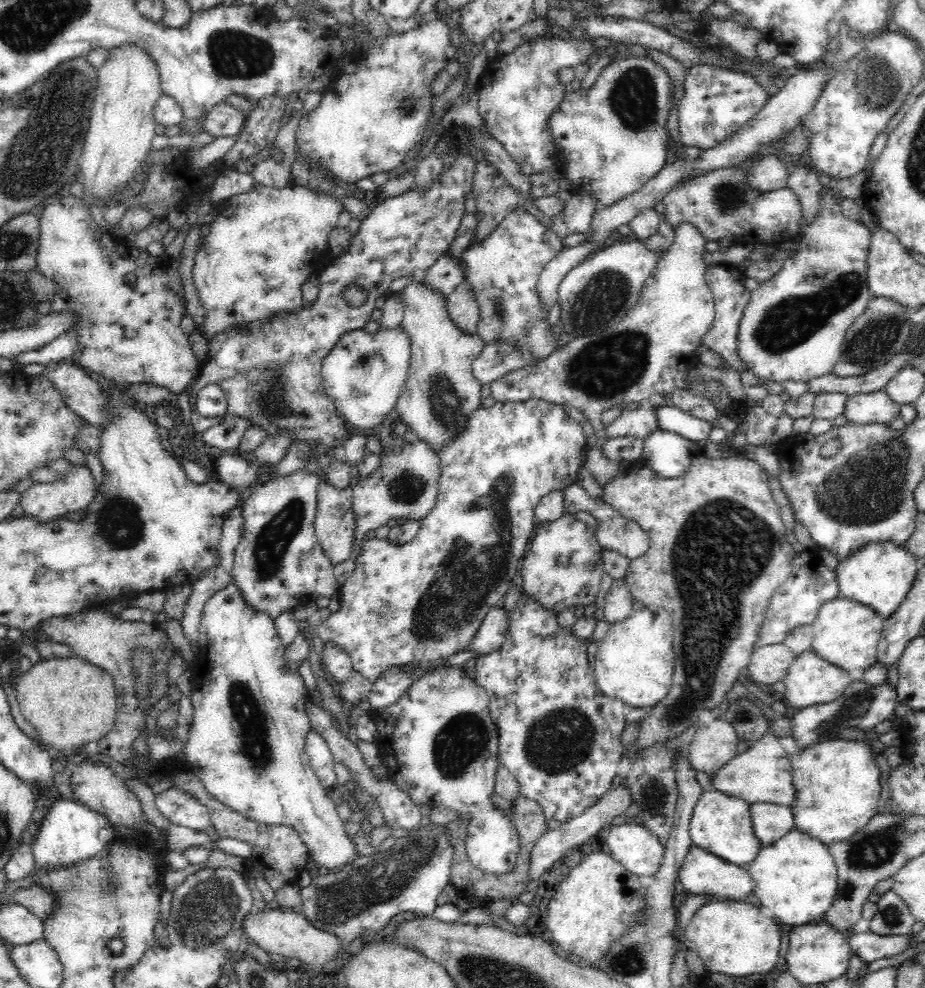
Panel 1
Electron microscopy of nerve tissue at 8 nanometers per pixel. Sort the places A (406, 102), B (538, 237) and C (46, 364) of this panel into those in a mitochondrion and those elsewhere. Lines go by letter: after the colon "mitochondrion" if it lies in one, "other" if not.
A: mitochondrion
B: other
C: other

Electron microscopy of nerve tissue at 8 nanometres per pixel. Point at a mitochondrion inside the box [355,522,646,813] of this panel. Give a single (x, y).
(556, 743)

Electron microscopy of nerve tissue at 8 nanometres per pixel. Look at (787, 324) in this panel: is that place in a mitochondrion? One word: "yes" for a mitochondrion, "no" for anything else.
yes

